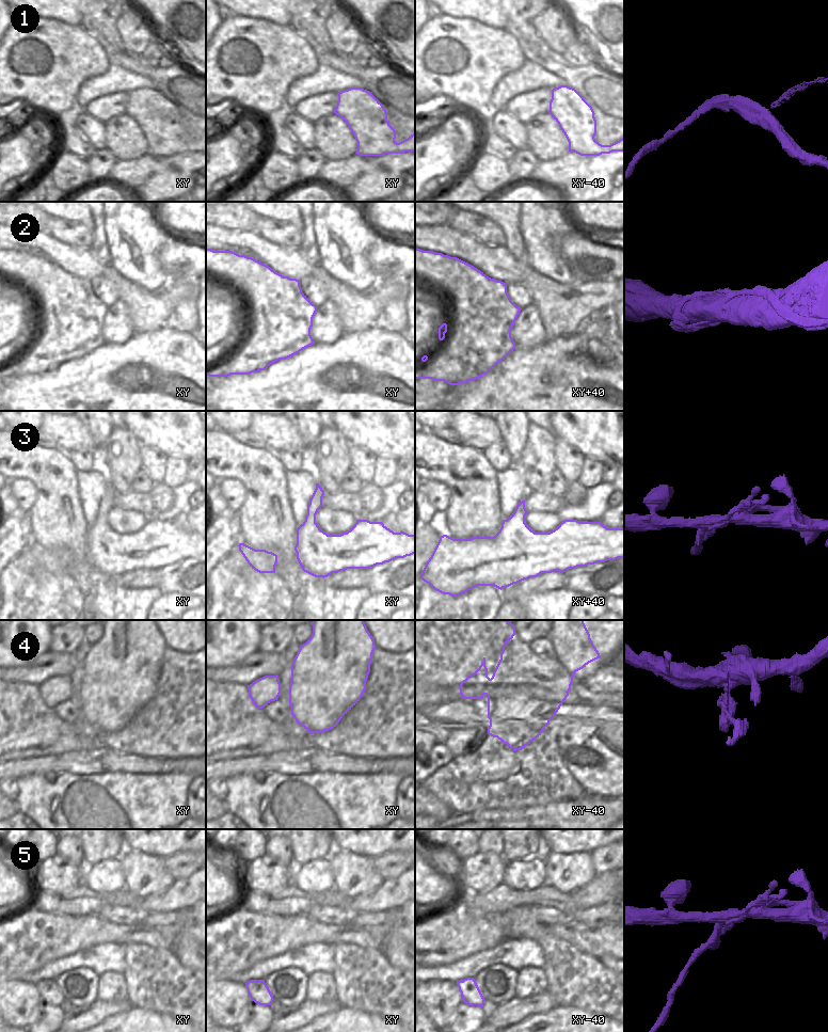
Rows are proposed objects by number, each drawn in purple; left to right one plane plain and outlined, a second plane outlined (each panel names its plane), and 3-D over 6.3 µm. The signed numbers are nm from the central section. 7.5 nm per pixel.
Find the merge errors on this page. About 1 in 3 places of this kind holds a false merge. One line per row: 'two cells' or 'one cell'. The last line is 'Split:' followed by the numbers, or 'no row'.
1: two cells
2: one cell
3: one cell
4: one cell
5: two cells
Split: 1, 5

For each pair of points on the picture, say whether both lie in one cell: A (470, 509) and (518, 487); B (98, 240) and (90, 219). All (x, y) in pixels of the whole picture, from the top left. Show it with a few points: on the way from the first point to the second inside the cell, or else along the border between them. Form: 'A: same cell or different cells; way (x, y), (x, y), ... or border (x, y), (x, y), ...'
A: different cells; border (496, 471), (498, 507), (504, 519)
B: same cell; way (98, 235), (95, 224)

